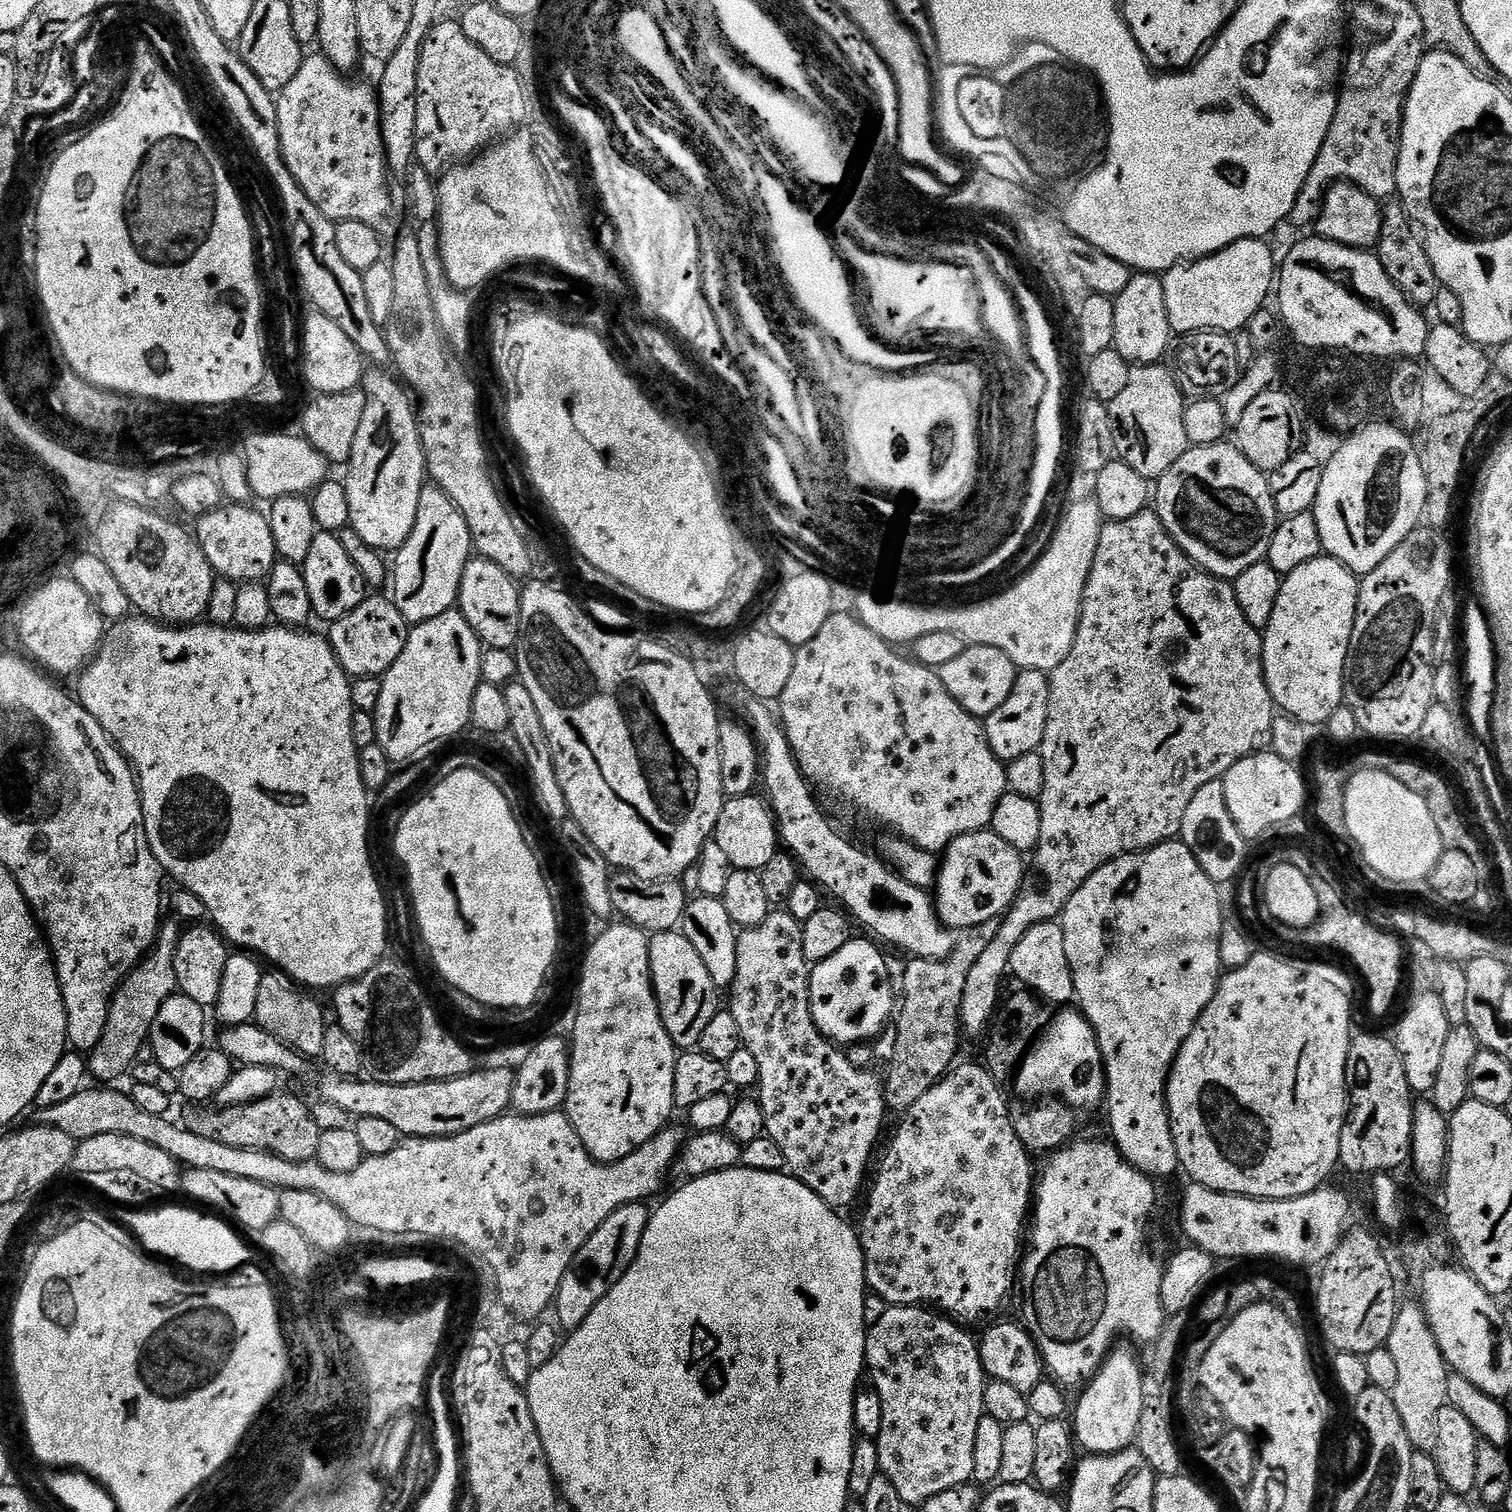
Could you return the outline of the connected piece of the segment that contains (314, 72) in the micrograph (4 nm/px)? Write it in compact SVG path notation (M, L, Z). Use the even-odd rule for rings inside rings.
M323 54L305 55L298 74L275 97L277 106L278 134L281 138L281 154L290 174L314 202L314 206L326 218L339 222L363 222L380 235L385 242L395 241L402 231L400 212L396 200L388 189L390 173L388 159L382 142L380 125L380 101L375 87L359 84L347 75L337 72L335 66Z

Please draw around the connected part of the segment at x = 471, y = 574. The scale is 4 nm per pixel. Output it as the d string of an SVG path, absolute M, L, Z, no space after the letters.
M483 558L469 560L462 574L458 610L470 622L481 645L488 648L515 649L520 636L520 594L517 581L494 562Z

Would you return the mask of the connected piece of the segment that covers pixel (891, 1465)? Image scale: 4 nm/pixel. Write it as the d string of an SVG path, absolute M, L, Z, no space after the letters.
M888 1306L885 1307L883 1310L885 1312L882 1313L881 1316L873 1322L873 1324L871 1321L870 1327L867 1329L868 1337L866 1338L866 1346L864 1347L866 1353L866 1372L867 1375L870 1377L870 1383L872 1383L872 1385L878 1390L878 1398L882 1402L882 1430L879 1432L875 1439L876 1445L878 1446L878 1462L880 1463L881 1473L883 1473L884 1476L893 1483L895 1490L898 1490L898 1495L901 1500L904 1501L905 1505L912 1506L912 1504L916 1504L916 1506L923 1506L927 1500L929 1500L930 1498L934 1498L934 1494L942 1494L946 1490L950 1490L951 1488L957 1488L958 1486L962 1486L963 1484L969 1483L969 1481L972 1480L972 1475L974 1474L974 1434L978 1434L978 1422L982 1422L982 1418L986 1414L984 1411L984 1386L986 1383L986 1377L984 1374L984 1367L982 1366L982 1362L980 1361L980 1345L978 1343L977 1337L975 1335L972 1337L966 1329L959 1328L959 1326L964 1326L961 1326L959 1323L957 1323L955 1319L949 1318L947 1315L944 1314L937 1314L935 1311L929 1310L927 1307Z

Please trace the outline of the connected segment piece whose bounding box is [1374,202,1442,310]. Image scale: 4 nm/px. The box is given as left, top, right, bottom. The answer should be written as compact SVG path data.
M1388 202L1383 205L1380 240L1376 244L1374 255L1382 262L1382 270L1386 270L1386 274L1390 274L1390 282L1394 282L1394 286L1398 286L1398 290L1402 290L1402 294L1411 304L1424 310L1434 302L1442 285L1434 274L1430 254L1424 249L1421 237L1408 213L1404 211L1403 204Z

